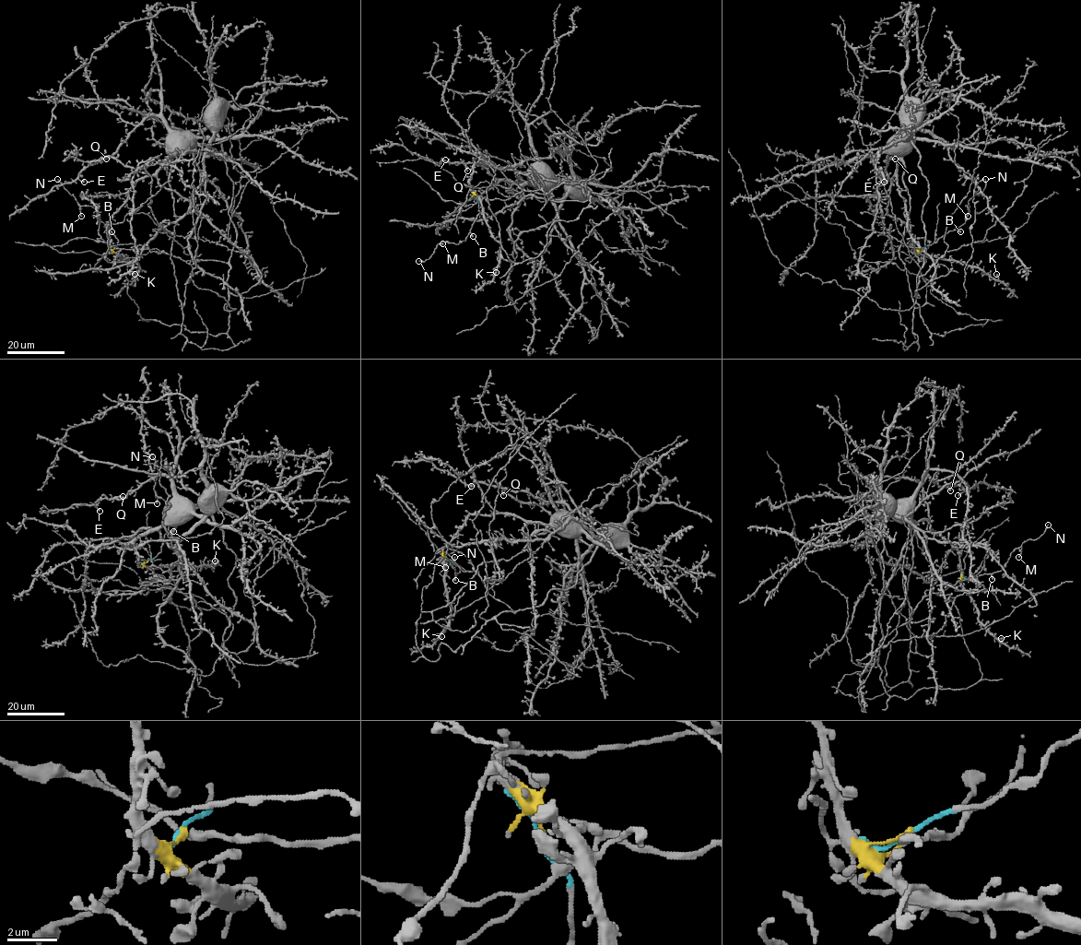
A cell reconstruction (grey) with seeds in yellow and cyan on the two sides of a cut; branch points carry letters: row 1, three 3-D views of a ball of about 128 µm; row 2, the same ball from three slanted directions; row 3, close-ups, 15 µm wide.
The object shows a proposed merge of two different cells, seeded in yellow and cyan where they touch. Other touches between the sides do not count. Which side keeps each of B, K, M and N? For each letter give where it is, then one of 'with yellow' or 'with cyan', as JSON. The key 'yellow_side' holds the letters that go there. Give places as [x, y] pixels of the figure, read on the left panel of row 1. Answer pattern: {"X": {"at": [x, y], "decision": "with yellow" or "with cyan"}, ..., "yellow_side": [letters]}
{"B": {"at": [111, 231], "decision": "with cyan"}, "K": {"at": [135, 274], "decision": "with yellow"}, "M": {"at": [81, 216], "decision": "with cyan"}, "N": {"at": [57, 179], "decision": "with cyan"}, "yellow_side": ["K"]}

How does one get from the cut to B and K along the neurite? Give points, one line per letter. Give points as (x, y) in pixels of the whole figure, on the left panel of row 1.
B: (114, 248), (118, 239), (111, 231)
K: (114, 248), (118, 255), (139, 265), (135, 279), (135, 274)

